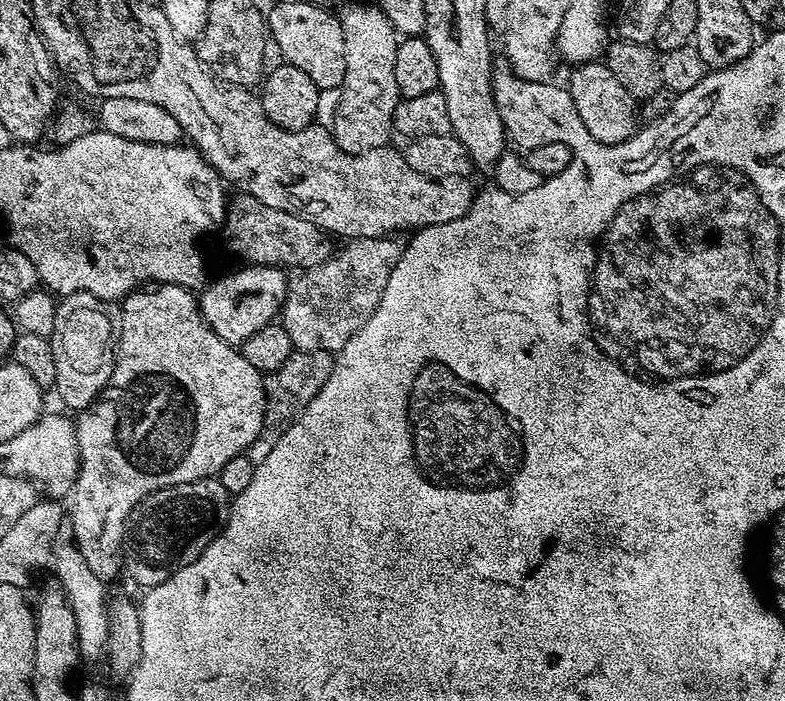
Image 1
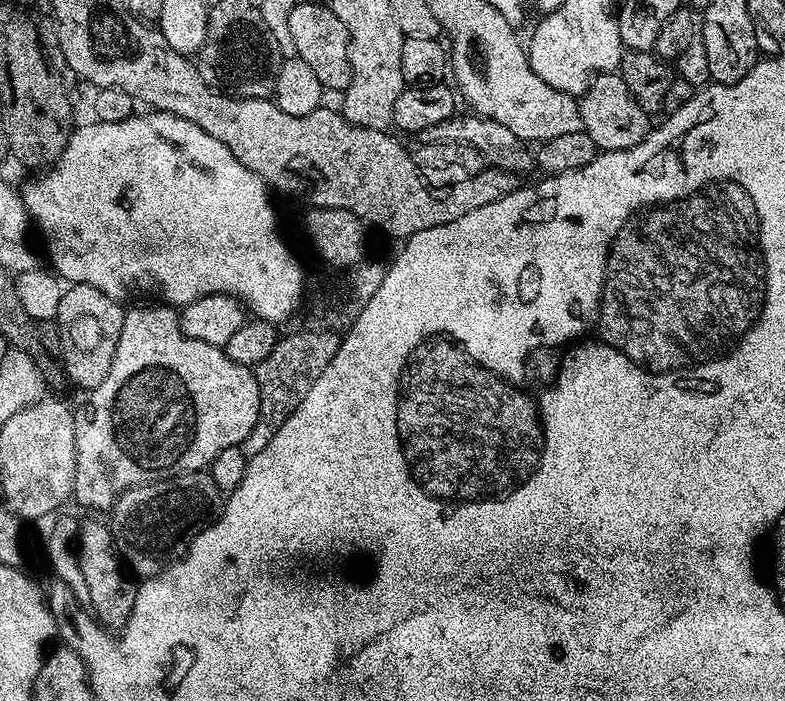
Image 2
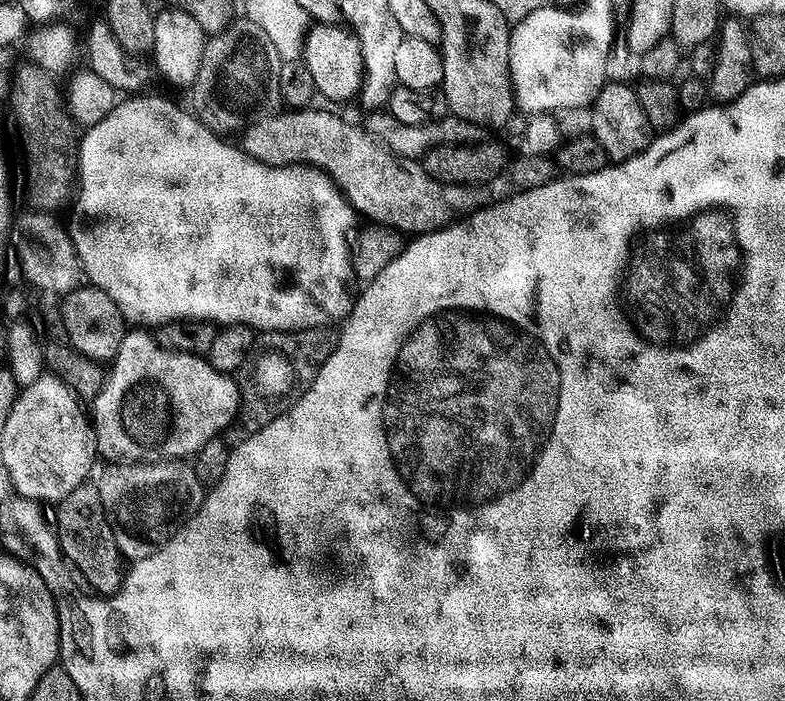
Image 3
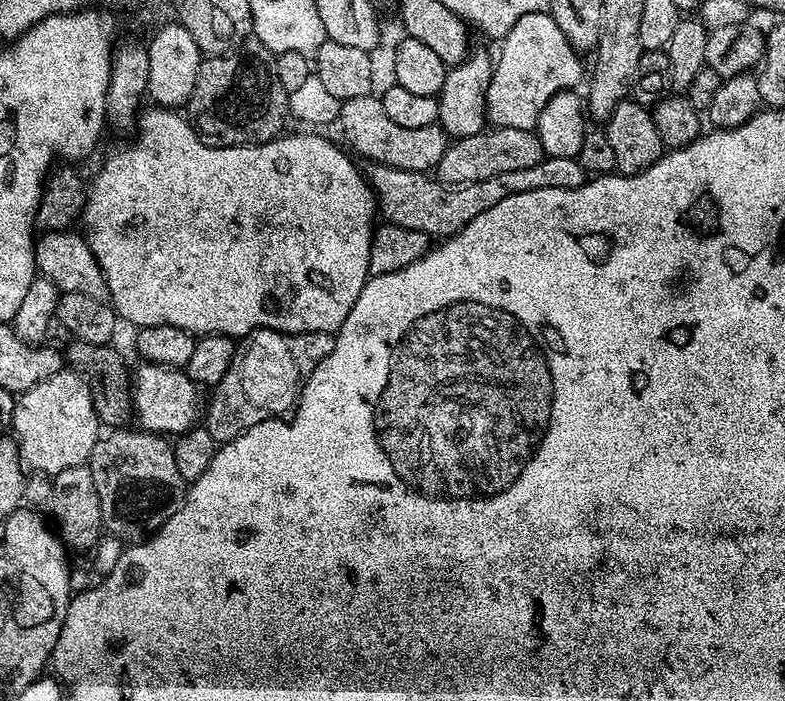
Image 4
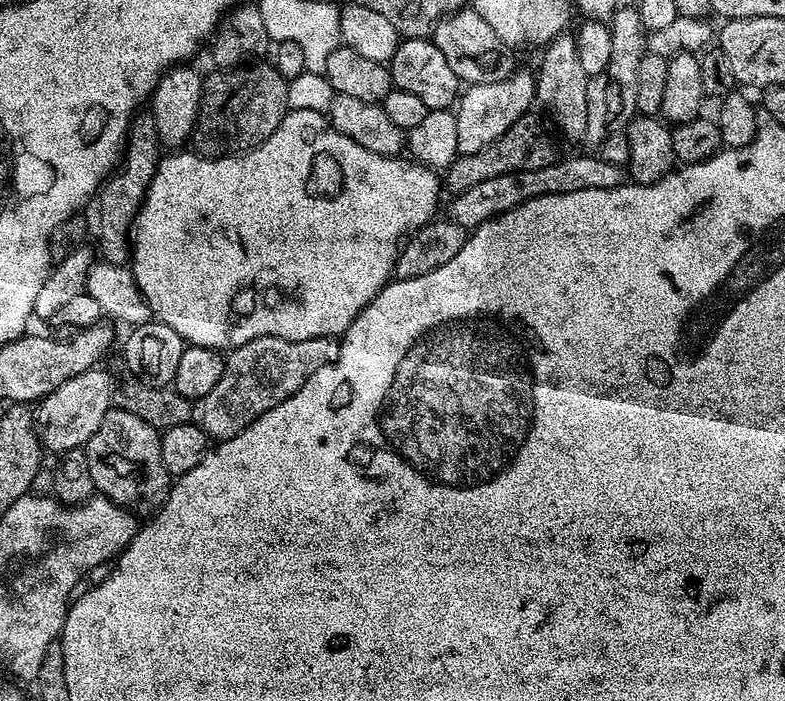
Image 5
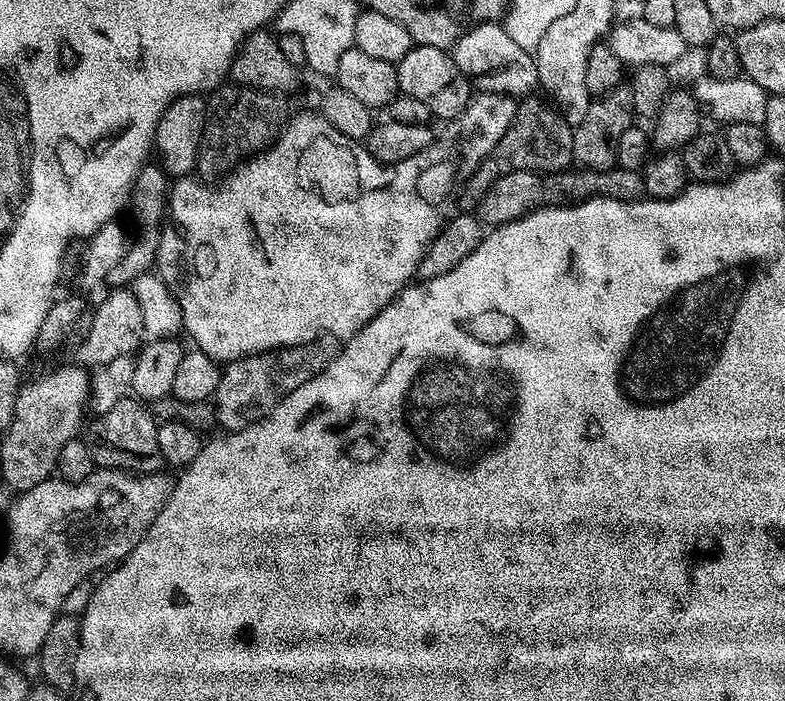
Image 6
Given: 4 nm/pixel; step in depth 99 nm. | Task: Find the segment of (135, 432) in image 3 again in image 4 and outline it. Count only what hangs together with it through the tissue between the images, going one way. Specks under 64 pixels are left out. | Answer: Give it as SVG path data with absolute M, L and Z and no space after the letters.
M141 363L141 368L134 372L131 383L131 395L134 403L134 416L139 427L146 432L154 432L165 438L176 438L197 427L202 416L201 389L187 371L177 370L162 364Z

